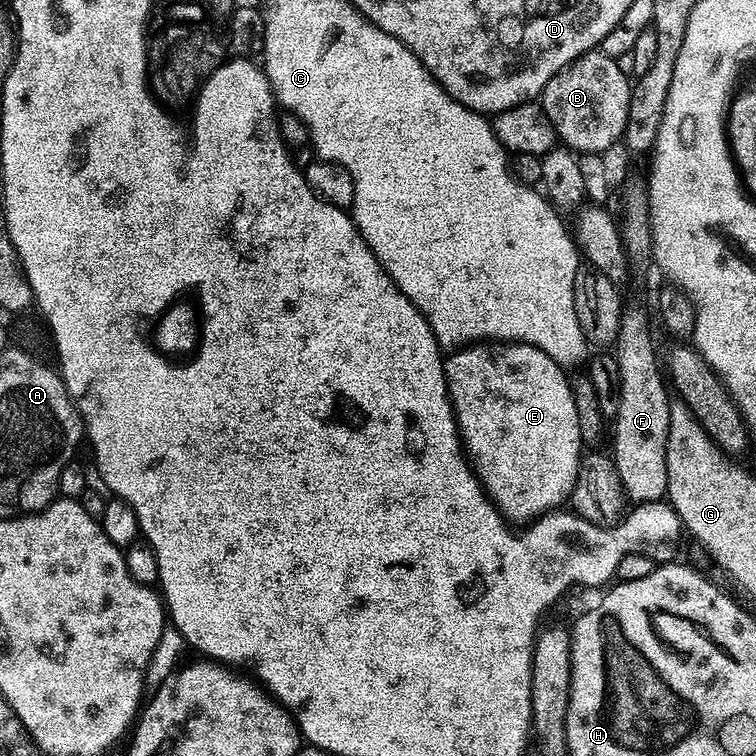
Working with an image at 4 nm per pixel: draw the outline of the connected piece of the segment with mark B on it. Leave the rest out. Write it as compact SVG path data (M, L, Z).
M599 50L584 52L577 60L566 65L561 72L554 74L554 78L550 78L550 82L546 82L544 91L538 97L538 103L543 108L546 118L550 118L557 137L577 153L603 153L624 135L624 127L630 110L632 84L629 73L625 69L624 73L619 66L620 64L615 59L607 57Z

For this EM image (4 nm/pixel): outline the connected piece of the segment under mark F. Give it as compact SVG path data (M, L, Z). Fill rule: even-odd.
M628 303L621 307L614 355L618 362L620 401L614 417L616 433L612 436L610 455L629 501L664 500L668 495L666 442L670 434L670 388L662 372L660 377L656 369L656 344L652 341L652 324L646 309Z

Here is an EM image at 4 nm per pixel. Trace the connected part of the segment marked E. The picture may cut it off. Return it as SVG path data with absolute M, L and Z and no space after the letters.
M477 342L469 344L459 350L453 351L444 361L444 377L448 383L448 397L452 403L452 412L456 416L456 429L460 432L460 443L464 449L464 454L472 471L476 473L480 487L485 496L491 500L493 507L500 512L505 521L524 520L531 522L553 510L559 509L560 504L571 497L574 490L574 482L578 478L580 461L582 459L582 441L580 431L578 430L578 410L574 410L574 398L576 395L572 392L569 373L560 367L550 354L542 354L529 344L509 344L507 342Z

